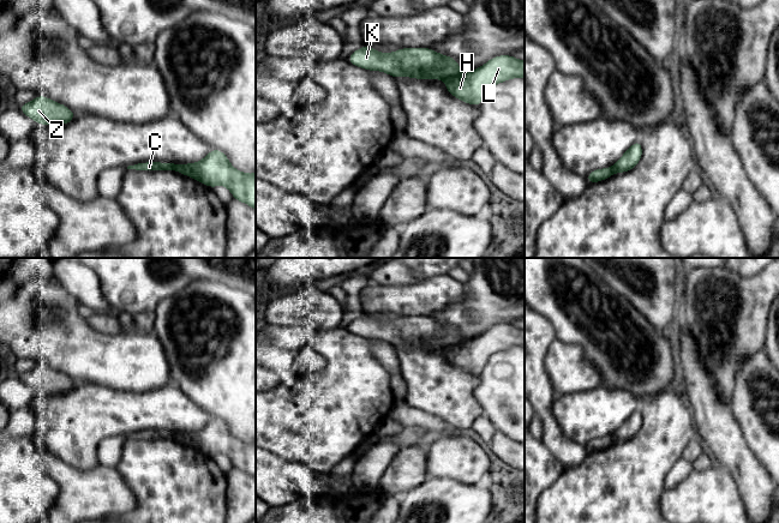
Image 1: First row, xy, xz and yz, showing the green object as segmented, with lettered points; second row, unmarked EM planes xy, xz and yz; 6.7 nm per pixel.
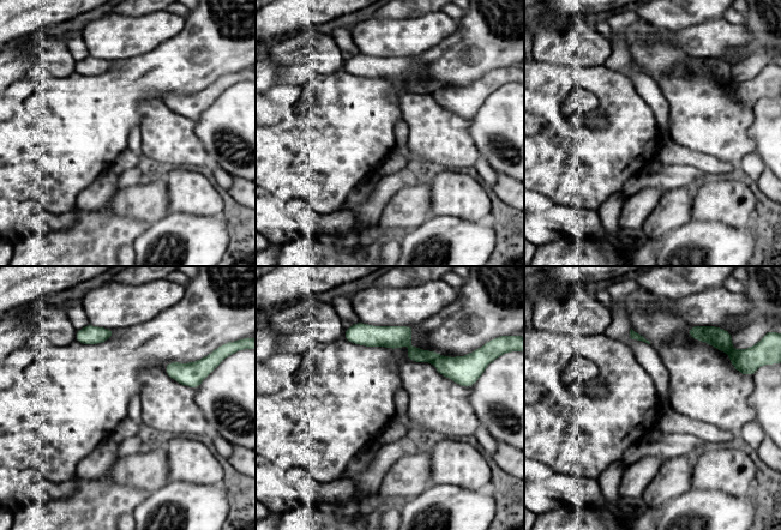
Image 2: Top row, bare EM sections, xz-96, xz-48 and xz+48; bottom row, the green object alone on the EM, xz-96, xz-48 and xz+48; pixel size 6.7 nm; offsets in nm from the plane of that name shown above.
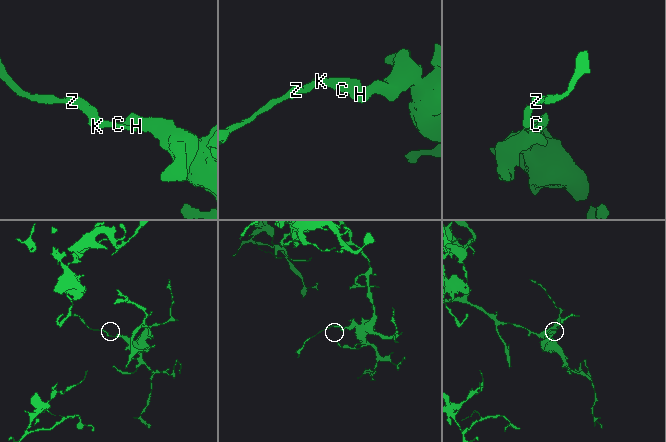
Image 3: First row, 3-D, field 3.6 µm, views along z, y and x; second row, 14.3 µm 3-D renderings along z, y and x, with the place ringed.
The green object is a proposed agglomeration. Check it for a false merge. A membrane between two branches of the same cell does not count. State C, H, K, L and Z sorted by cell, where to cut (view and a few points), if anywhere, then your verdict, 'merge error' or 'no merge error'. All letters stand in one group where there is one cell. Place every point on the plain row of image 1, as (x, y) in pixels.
C K Z / H L; cut in xz along (460, 342), (445, 349); merge error

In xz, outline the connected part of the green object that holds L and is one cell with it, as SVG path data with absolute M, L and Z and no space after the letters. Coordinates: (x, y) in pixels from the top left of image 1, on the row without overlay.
M498 324L479 337L447 348L445 356L451 365L477 375L493 354L511 347L525 348L525 330Z

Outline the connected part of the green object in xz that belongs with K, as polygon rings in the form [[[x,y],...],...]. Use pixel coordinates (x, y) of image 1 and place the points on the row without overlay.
[[[364,313],[353,320],[347,330],[364,338],[388,342],[394,347],[447,349],[461,343],[460,333],[454,326],[442,324],[432,317],[412,315],[394,321],[379,321]]]

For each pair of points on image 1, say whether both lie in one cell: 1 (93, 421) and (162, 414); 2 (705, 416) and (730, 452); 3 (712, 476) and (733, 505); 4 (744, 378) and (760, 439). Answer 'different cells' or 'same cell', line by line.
1: same cell
2: same cell
3: same cell
4: same cell

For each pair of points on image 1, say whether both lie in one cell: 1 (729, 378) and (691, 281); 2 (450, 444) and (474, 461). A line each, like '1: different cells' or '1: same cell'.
1: same cell
2: same cell

